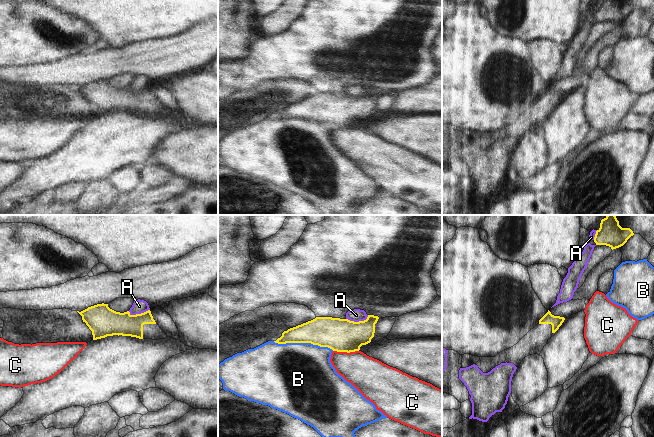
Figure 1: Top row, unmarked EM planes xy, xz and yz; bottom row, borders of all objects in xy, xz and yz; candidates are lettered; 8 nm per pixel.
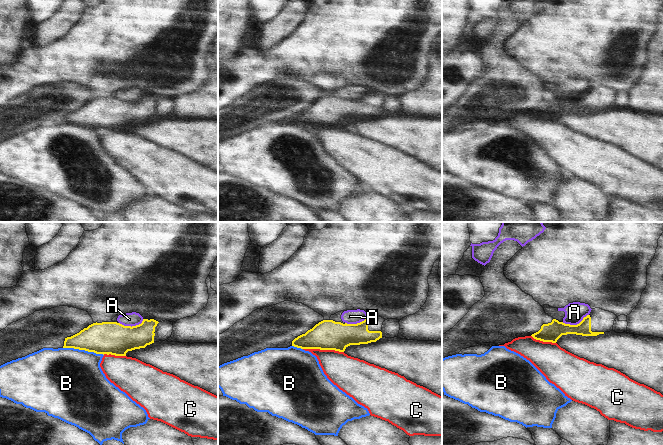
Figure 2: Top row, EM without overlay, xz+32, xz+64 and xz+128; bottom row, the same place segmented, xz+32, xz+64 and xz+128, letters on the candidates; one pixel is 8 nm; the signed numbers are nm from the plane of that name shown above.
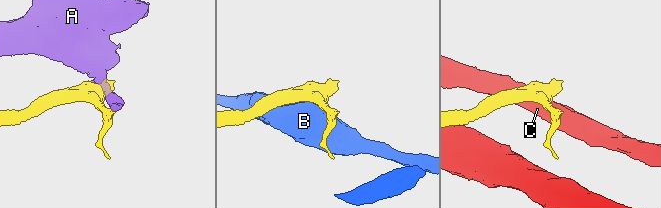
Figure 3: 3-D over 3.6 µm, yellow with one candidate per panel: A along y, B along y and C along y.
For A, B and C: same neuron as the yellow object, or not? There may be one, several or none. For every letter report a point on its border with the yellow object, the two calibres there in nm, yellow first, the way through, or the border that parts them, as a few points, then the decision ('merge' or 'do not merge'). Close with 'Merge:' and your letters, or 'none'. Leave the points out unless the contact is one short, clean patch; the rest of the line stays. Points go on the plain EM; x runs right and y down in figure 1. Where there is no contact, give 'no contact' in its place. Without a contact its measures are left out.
A: contact xz (357, 98); calibres 280 and 110 nm; do not merge
B: contact xz (303, 118); calibres 240 and 500 nm; do not merge
C: contact xz (346, 127); calibres 280 and 280 nm; do not merge
Merge: none

